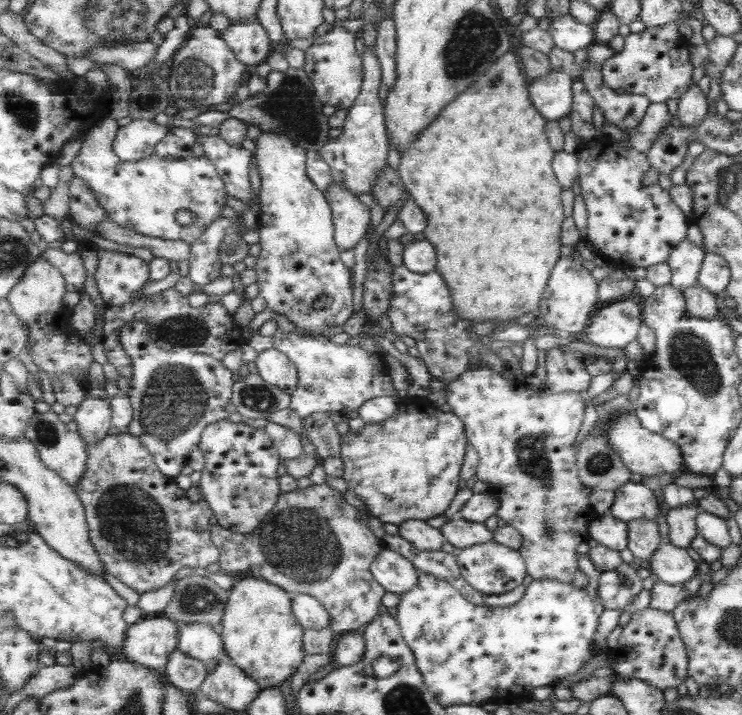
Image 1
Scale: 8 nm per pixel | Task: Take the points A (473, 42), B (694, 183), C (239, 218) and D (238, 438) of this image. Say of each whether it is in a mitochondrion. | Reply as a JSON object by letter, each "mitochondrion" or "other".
{"A":"mitochondrion","B":"other","C":"other","D":"other"}

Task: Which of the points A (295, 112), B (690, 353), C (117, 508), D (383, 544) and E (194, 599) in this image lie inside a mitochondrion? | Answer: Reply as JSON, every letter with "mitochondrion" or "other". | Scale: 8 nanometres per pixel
{"A":"mitochondrion","B":"mitochondrion","C":"mitochondrion","D":"other","E":"mitochondrion"}

